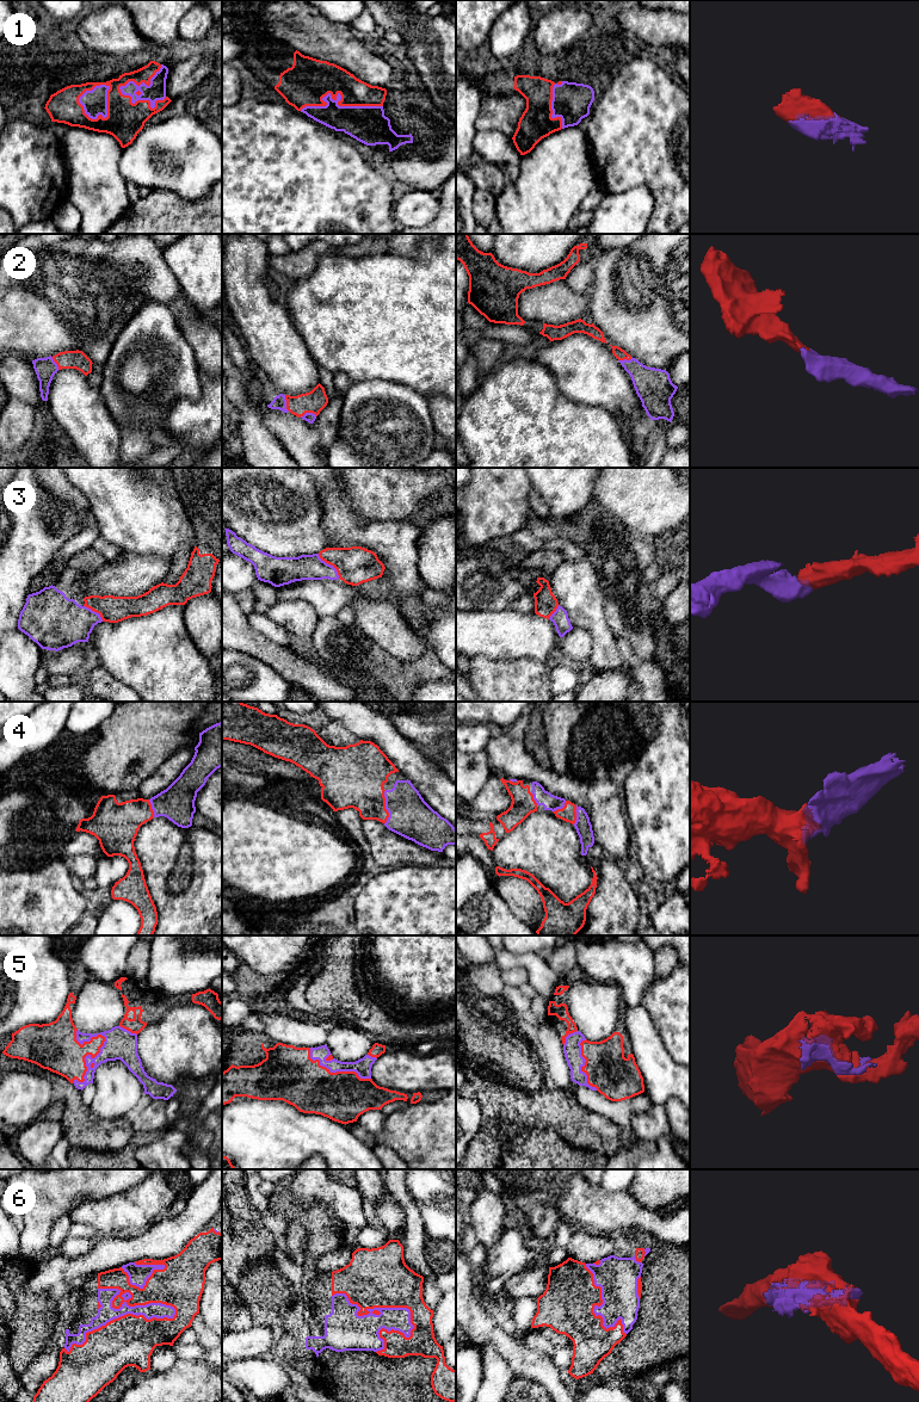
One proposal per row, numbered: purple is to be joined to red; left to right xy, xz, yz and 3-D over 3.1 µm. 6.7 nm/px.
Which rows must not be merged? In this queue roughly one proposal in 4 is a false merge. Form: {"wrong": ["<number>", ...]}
{"wrong": []}

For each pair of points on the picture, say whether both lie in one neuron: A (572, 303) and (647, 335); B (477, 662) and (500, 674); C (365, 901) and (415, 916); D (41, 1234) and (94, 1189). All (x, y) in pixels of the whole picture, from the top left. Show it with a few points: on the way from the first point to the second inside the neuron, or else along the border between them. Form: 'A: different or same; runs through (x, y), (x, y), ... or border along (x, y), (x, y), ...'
A: different; border along (587, 296), (588, 309)
B: same; runs through (483, 668), (489, 674), (494, 674)
C: same; runs through (377, 906), (404, 914)
D: same; runs through (44, 1217), (73, 1189), (78, 1189)

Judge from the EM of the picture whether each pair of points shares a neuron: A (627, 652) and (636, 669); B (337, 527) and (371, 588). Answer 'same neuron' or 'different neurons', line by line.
A: same neuron
B: different neurons

